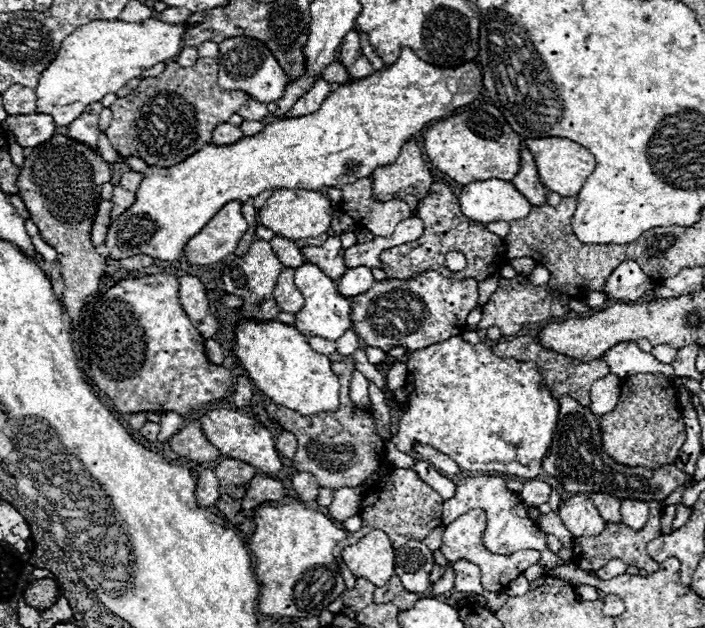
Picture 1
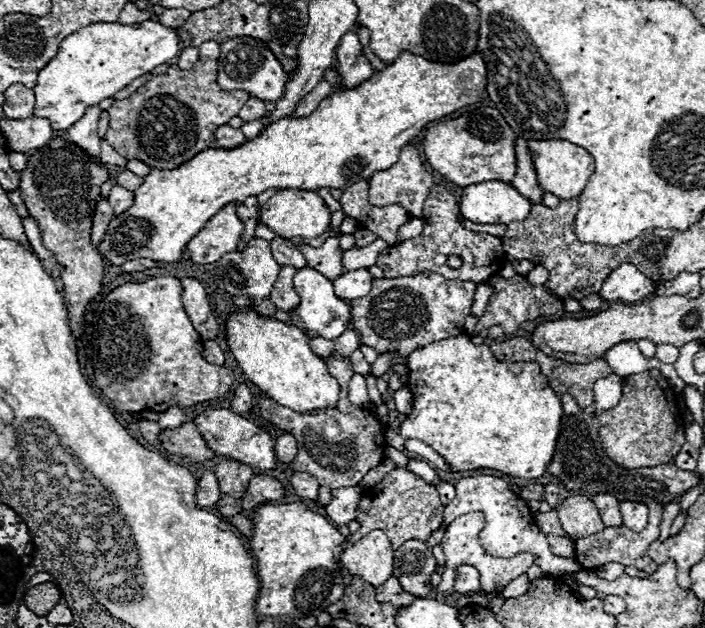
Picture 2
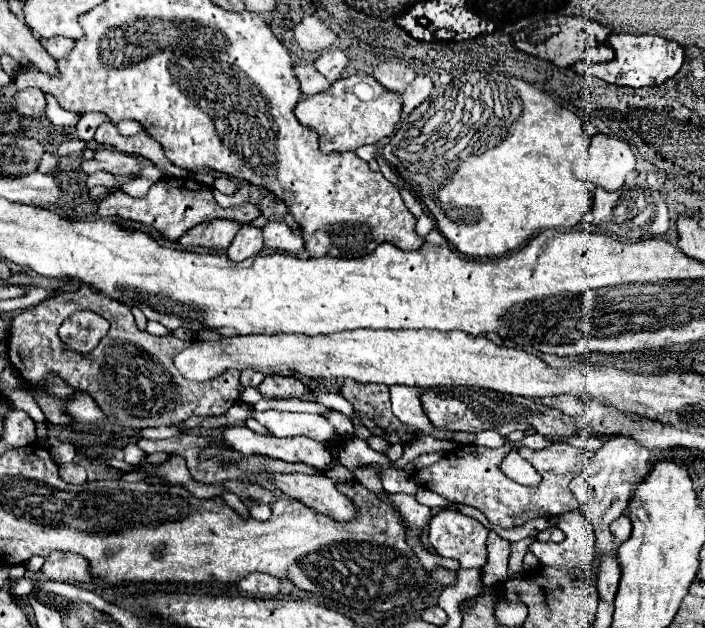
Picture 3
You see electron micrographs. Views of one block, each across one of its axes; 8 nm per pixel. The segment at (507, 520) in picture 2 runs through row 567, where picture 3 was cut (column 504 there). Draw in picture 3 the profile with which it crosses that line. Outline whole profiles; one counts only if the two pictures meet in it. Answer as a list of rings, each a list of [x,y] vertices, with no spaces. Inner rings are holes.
[[[494,530],[488,534],[488,548],[490,552],[490,564],[486,566],[486,572],[482,572],[482,582],[486,586],[496,586],[496,582],[502,582],[508,578],[508,558],[510,558],[510,542],[500,538]]]

